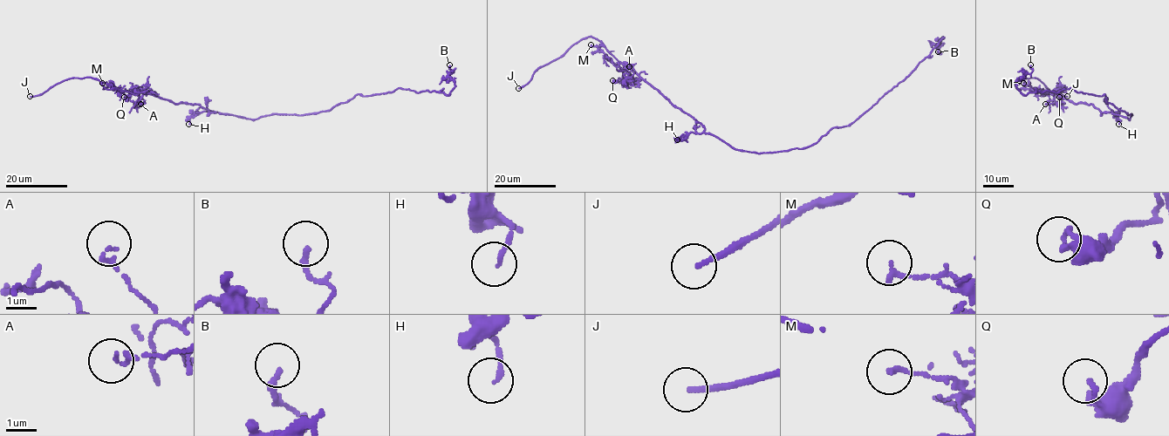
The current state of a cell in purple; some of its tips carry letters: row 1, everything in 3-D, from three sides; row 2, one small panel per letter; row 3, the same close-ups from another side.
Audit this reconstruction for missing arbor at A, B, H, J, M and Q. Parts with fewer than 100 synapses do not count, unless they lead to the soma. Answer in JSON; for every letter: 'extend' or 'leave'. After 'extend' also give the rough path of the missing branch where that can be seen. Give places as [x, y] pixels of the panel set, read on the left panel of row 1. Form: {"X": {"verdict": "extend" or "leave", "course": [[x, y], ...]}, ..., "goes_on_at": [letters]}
{"A": {"verdict": "leave"}, "B": {"verdict": "leave"}, "H": {"verdict": "leave"}, "J": {"verdict": "extend", "course": [[30, 96], [14, 100], [7, 110]]}, "M": {"verdict": "leave"}, "Q": {"verdict": "leave"}, "goes_on_at": ["J"]}

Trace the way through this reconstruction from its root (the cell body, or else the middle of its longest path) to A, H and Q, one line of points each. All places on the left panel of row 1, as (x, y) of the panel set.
A: (249, 119), (209, 112), (198, 104), (174, 103), (150, 93), (142, 94), (140, 103), (145, 103), (140, 104)
H: (249, 119), (206, 111), (194, 114), (188, 119), (188, 124)
Q: (249, 119), (209, 112), (198, 104), (174, 103), (137, 91), (124, 97)

